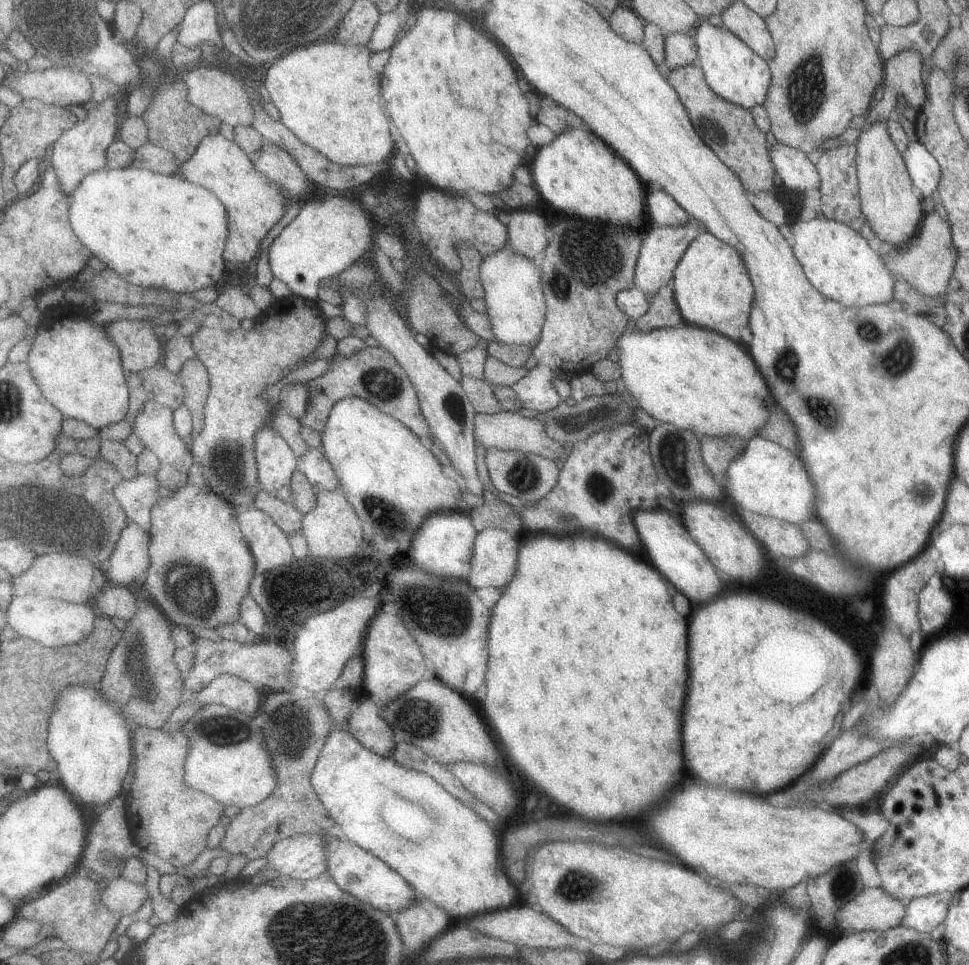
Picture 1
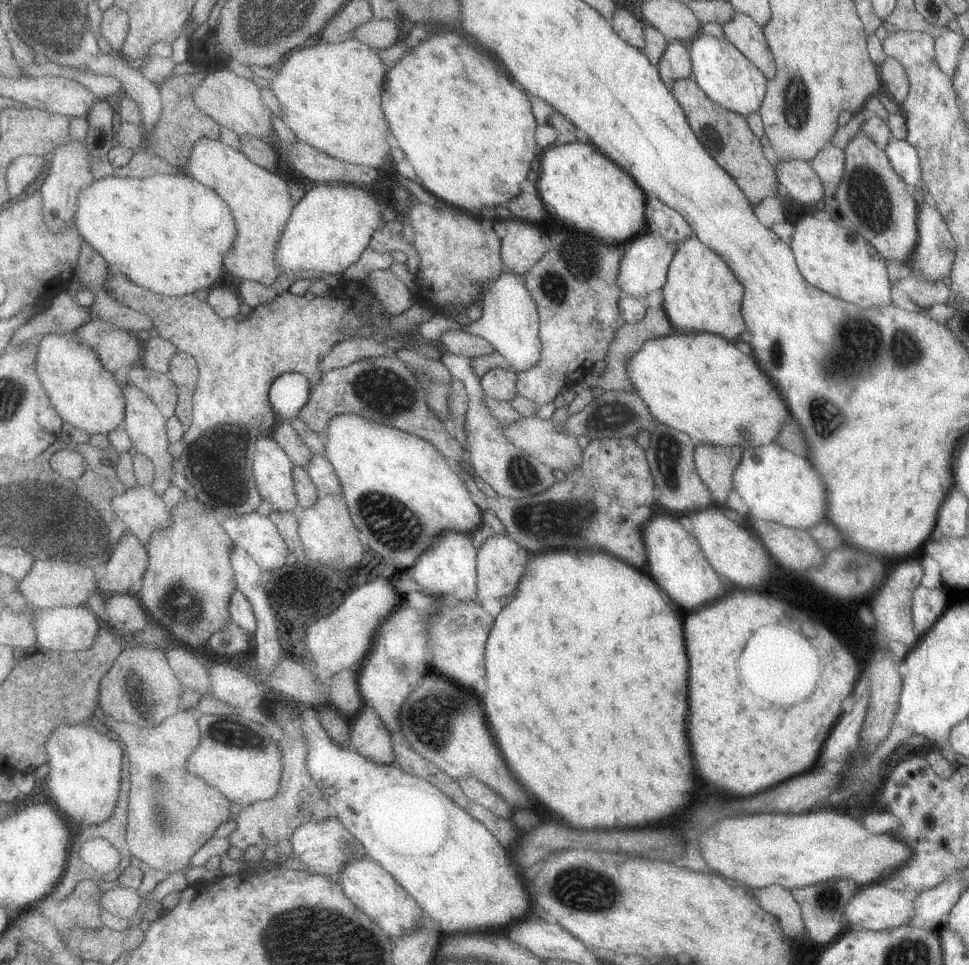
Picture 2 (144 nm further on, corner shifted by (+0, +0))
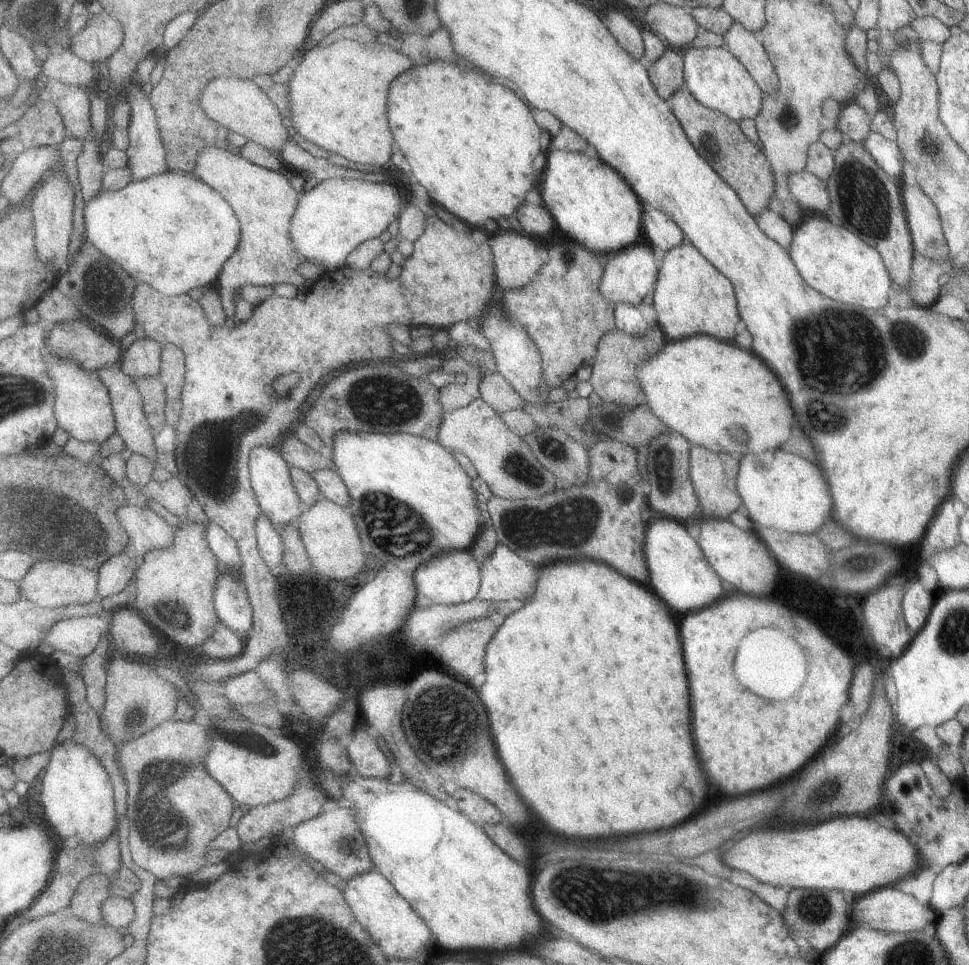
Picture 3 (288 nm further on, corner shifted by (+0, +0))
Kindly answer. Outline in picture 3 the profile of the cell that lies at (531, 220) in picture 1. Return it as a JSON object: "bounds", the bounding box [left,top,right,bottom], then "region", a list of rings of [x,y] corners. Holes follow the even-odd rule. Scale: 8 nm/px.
{"bounds":[491,232,545,290],"region":[[[499,232],[491,240],[497,258],[497,286],[503,290],[523,290],[535,282],[535,276],[545,266],[537,252],[537,242],[531,236],[517,232]]]}

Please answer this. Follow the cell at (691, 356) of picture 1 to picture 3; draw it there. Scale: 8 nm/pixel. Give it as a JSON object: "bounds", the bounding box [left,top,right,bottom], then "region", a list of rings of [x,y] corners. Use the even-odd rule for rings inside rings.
{"bounds":[639,336,793,458],"region":[[[689,336],[677,342],[667,340],[663,350],[639,368],[639,378],[643,380],[643,388],[655,416],[663,420],[671,432],[681,434],[693,446],[703,446],[711,452],[725,452],[739,458],[745,454],[755,456],[779,450],[793,436],[793,412],[779,380],[767,370],[767,364],[757,354],[741,350],[731,342],[723,342],[713,336]]]}

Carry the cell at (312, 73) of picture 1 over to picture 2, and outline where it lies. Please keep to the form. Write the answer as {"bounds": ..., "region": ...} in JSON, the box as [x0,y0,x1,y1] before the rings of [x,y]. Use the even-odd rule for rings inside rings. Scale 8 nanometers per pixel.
{"bounds":[269,38,391,168],"region":[[[349,38],[339,44],[321,40],[317,46],[295,50],[279,68],[269,88],[277,96],[283,120],[293,128],[299,142],[313,144],[315,148],[355,166],[379,168],[389,150],[385,134],[391,122],[383,110],[385,78],[391,68],[381,60],[379,50]]]}

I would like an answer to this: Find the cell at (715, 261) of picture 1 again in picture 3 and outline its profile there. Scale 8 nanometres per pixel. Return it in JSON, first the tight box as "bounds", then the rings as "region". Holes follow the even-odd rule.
{"bounds":[653,242,741,344],"region":[[[689,242],[671,248],[669,252],[663,252],[663,264],[659,266],[653,306],[657,312],[657,326],[671,342],[689,336],[713,336],[717,340],[733,344],[737,336],[735,330],[741,316],[737,312],[737,300],[733,294],[731,280],[727,280]]]}

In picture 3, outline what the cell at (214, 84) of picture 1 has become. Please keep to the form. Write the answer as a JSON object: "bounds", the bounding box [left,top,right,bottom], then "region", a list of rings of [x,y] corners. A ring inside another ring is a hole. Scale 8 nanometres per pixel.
{"bounds":[203,78,295,154],"region":[[[217,78],[209,84],[209,88],[203,94],[203,108],[205,114],[221,124],[227,126],[231,132],[237,132],[245,136],[249,142],[257,142],[277,154],[283,152],[287,142],[295,136],[289,134],[287,126],[283,124],[283,114],[275,106],[275,102],[267,96],[263,86],[257,86],[253,80],[243,80],[243,78]]]}

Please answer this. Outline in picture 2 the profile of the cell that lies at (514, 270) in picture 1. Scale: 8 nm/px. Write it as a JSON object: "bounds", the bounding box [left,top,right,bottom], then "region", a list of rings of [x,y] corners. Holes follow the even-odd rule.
{"bounds":[463,270,543,374],"region":[[[507,270],[499,280],[487,286],[483,302],[485,304],[483,304],[481,320],[463,326],[463,330],[491,342],[495,350],[501,352],[511,362],[509,370],[517,374],[525,374],[531,368],[535,368],[543,360],[543,336],[539,324],[541,312],[539,312],[539,304],[531,296],[531,290],[527,288],[525,278]]]}

